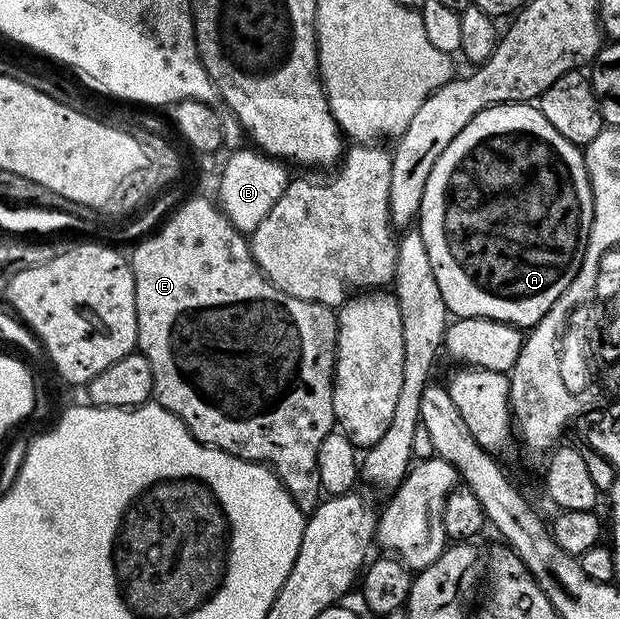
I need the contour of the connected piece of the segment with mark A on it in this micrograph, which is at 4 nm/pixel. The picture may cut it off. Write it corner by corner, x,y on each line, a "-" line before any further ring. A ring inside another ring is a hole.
531,102
494,104
492,108
481,110
481,114
474,116
469,126
465,126
465,130
461,130
461,134
457,134
457,138
453,138
449,146
445,146
441,158
437,158
433,170
429,173
429,182
425,182
425,194
421,198
417,227
421,238
425,238
425,250
433,266
433,275
437,278
437,286
441,286
441,298
445,298
445,306
452,317
480,316
486,320
500,320
527,330
543,318
546,311
563,294
582,264
594,216
593,190
589,174
585,170
583,154
584,149
569,142
569,138
561,138
561,134
557,134
557,129
550,124
549,118
545,118
539,107

